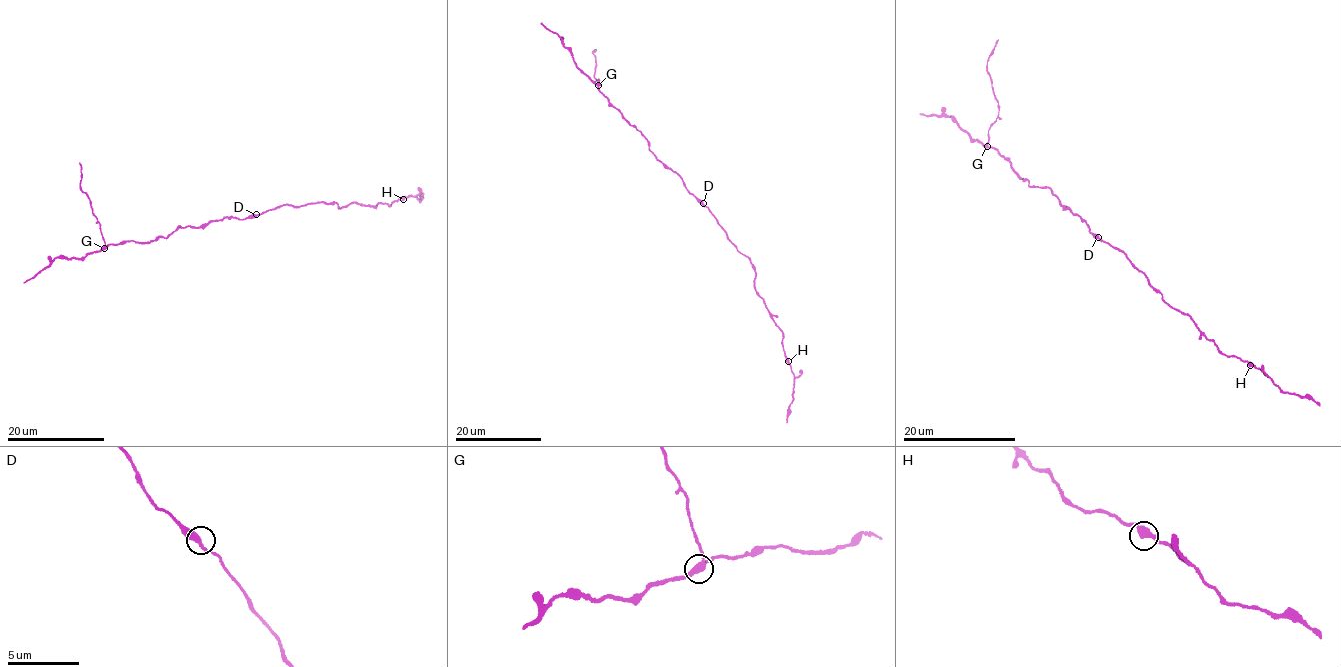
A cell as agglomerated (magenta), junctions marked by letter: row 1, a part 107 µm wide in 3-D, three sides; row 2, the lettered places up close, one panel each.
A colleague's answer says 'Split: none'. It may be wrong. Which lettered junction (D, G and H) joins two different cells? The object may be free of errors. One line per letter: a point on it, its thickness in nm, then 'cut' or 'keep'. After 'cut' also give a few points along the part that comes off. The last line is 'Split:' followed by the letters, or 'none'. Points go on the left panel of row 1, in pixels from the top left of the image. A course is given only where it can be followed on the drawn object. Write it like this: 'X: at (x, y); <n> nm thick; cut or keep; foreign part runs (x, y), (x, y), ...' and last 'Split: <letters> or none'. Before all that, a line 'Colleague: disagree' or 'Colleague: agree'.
Colleague: disagree
D: at (256, 214); 360 nm thick; keep
G: at (104, 248); 320 nm thick; cut; foreign part runs (103, 248), (105, 241), (91, 200), (81, 188), (79, 162)
H: at (403, 199); 400 nm thick; keep
Split: G

